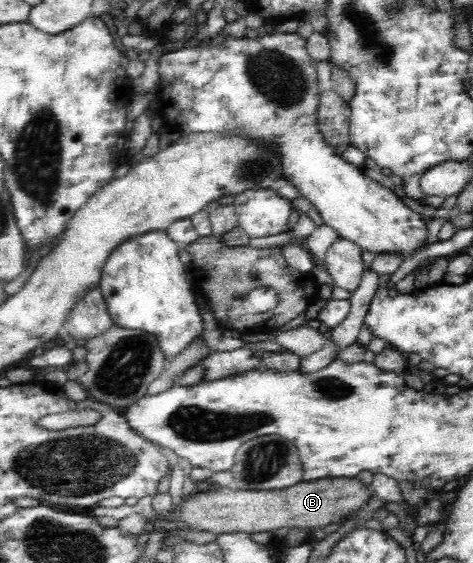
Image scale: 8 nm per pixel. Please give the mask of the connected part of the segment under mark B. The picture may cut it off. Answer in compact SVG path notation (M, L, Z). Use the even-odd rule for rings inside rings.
M358 477L303 480L280 490L232 490L229 486L220 487L200 494L194 492L194 496L184 502L180 522L217 535L274 532L277 528L319 529L332 522L338 523L352 512L358 512L372 496L374 491L370 485L364 485Z

